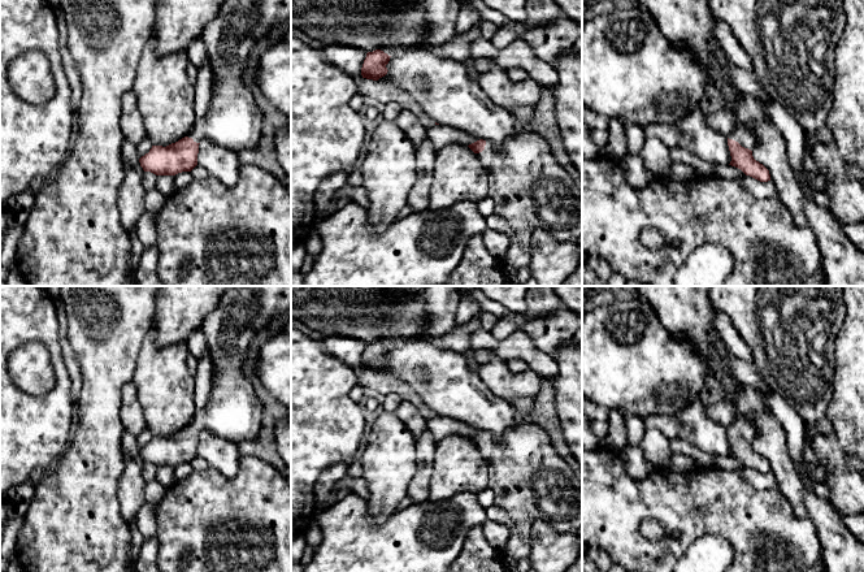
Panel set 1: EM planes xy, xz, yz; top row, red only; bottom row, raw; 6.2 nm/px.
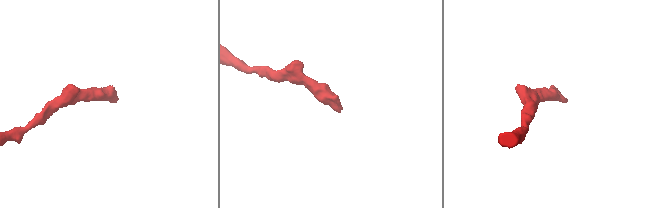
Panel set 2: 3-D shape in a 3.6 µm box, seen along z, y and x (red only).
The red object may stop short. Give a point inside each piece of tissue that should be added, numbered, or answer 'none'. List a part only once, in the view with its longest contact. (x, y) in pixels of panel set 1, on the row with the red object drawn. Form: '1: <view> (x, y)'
1: yz (742, 134)

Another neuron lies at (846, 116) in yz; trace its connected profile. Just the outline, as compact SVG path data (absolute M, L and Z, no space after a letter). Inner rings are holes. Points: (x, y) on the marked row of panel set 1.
M842 0L842 4L847 22L835 47L833 101L826 120L833 142L830 144L816 143L812 157L819 172L826 178L825 194L830 199L832 213L842 224L861 224L864 220L864 181L848 178L846 166L856 165L864 177L864 0Z

